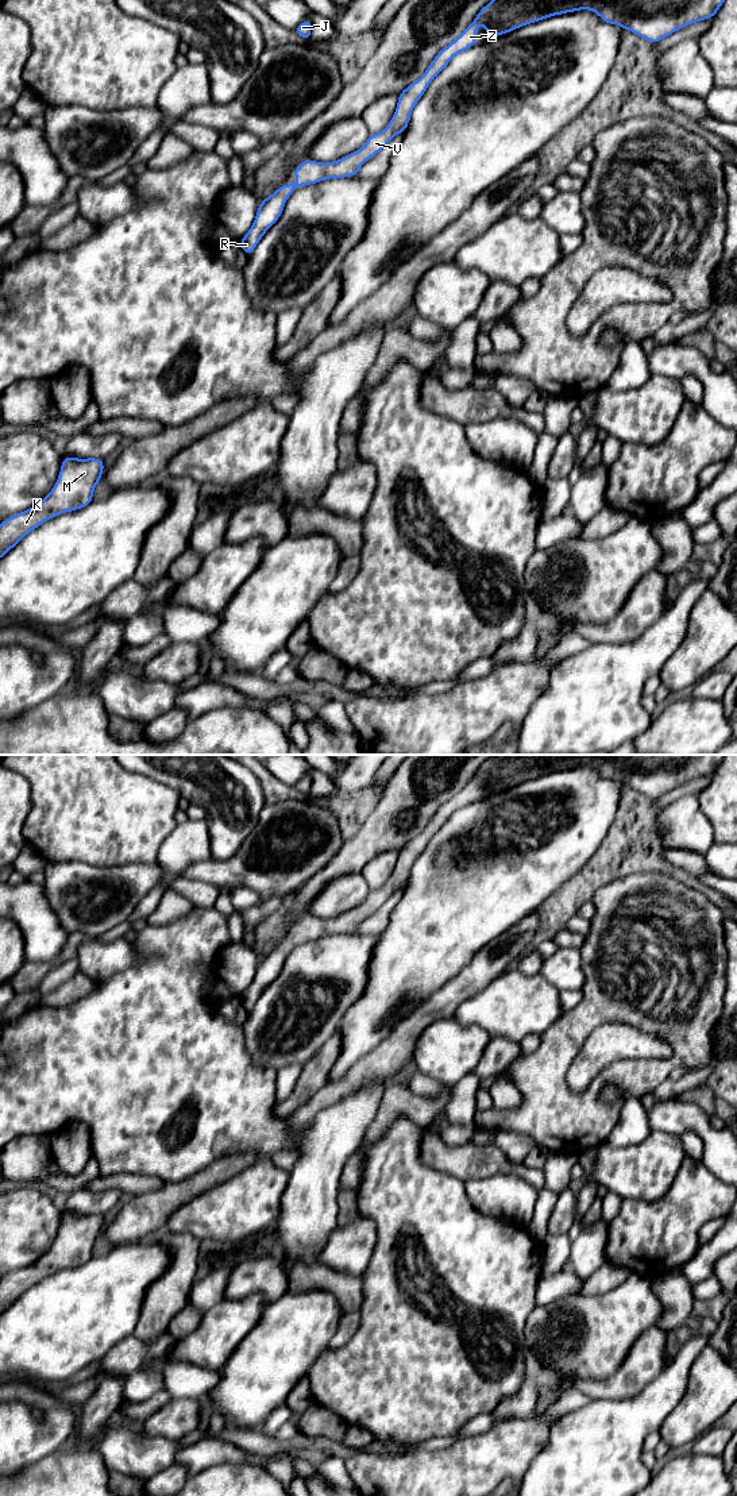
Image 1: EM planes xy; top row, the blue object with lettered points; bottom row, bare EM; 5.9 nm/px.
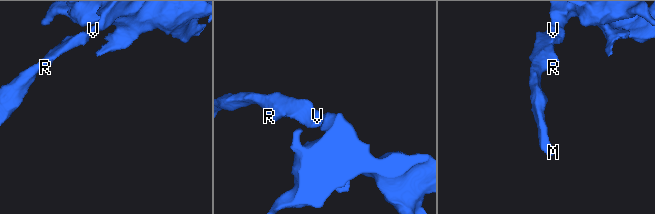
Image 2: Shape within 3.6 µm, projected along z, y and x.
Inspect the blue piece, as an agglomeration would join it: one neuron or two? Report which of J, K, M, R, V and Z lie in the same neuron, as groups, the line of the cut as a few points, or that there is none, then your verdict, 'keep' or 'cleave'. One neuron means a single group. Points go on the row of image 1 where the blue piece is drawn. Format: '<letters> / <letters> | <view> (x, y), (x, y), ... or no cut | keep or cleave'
J K M R V Z | no cut | keep

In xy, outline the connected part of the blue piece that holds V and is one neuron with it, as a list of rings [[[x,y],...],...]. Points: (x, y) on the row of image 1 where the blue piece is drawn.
[[[493,0],[485,5],[466,30],[445,46],[429,63],[425,73],[398,95],[395,112],[389,126],[370,134],[364,146],[339,161],[321,163],[304,161],[294,167],[297,184],[282,184],[274,193],[261,201],[255,220],[242,238],[240,247],[251,255],[266,231],[281,217],[289,196],[302,185],[312,185],[329,178],[356,176],[362,165],[378,154],[395,134],[404,134],[416,103],[422,97],[433,78],[459,53],[476,45],[476,28],[481,22],[487,31],[486,39],[508,34],[522,26],[555,15],[590,9],[607,24],[618,24],[657,43],[672,32],[714,18],[725,0]]]

